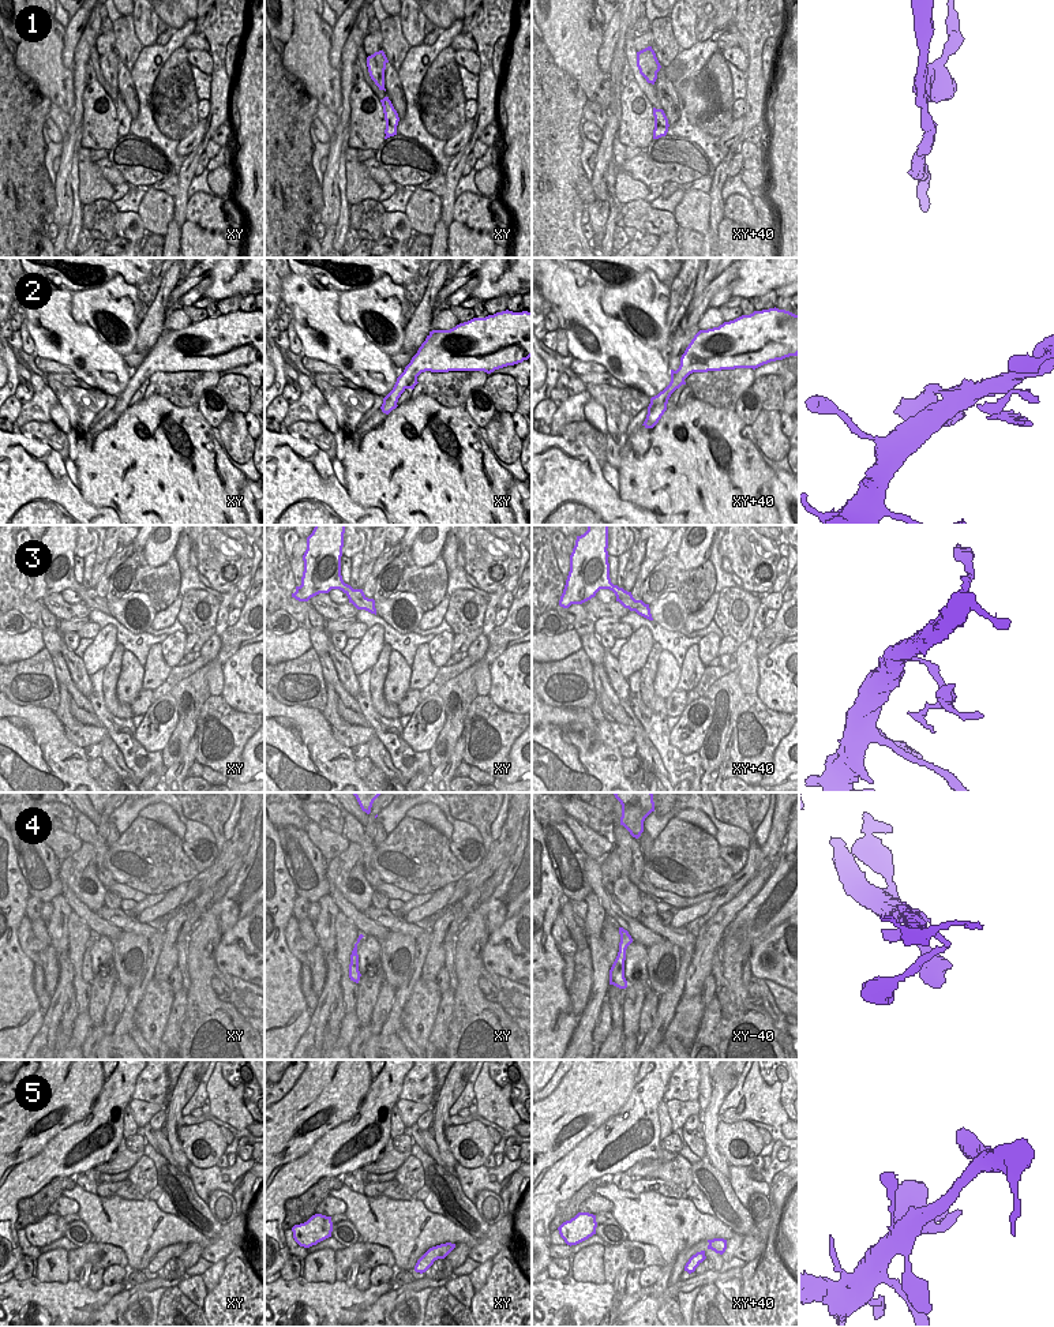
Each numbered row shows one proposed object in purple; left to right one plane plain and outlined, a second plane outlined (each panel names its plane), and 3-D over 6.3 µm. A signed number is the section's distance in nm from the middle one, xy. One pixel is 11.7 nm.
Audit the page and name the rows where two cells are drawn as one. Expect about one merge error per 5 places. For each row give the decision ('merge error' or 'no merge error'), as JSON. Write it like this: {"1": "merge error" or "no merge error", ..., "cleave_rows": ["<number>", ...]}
{"1": "merge error", "2": "no merge error", "3": "no merge error", "4": "no merge error", "5": "no merge error", "cleave_rows": ["1"]}

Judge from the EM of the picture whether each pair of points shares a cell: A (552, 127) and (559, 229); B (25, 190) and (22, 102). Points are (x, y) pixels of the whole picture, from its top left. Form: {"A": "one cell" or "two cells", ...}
{"A": "one cell", "B": "one cell"}

